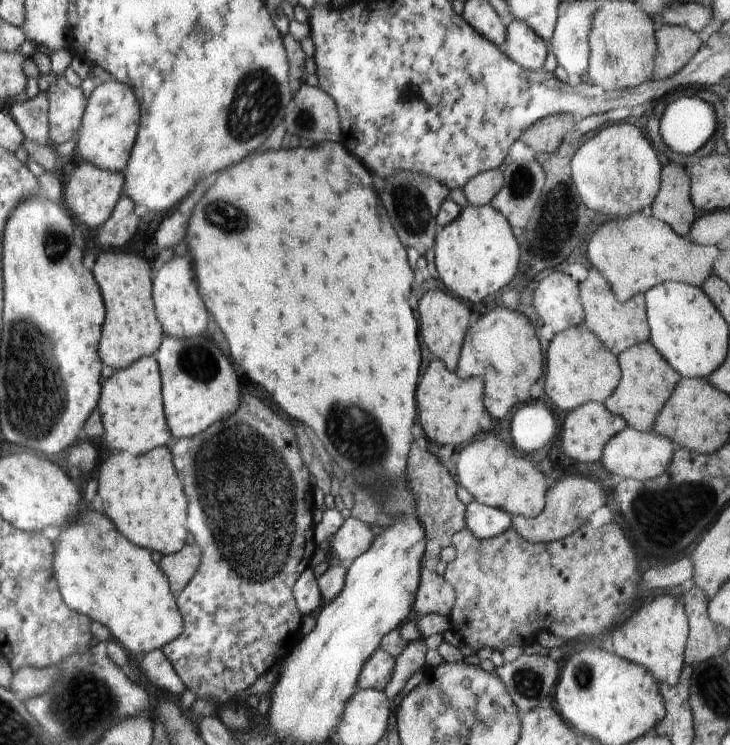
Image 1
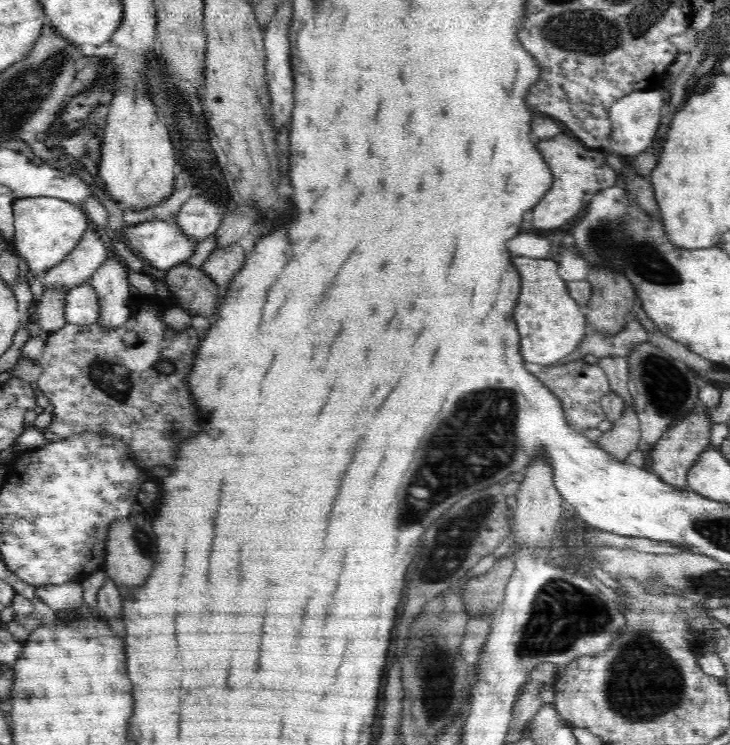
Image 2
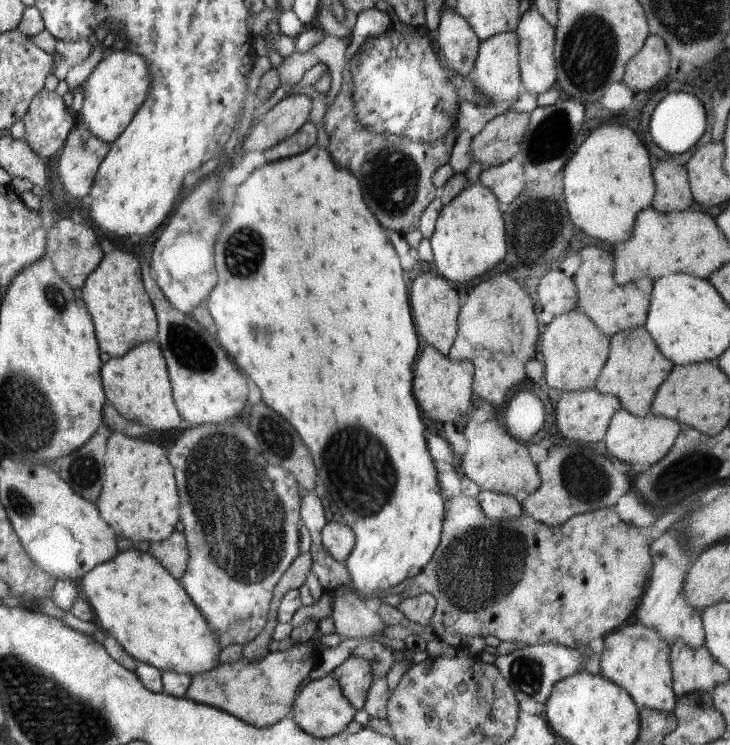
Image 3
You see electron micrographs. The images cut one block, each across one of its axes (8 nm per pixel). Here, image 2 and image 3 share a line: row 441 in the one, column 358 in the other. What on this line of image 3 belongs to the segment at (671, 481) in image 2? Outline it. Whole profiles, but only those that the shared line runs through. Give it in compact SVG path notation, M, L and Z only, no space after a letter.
M350 656L334 669L332 675L338 681L346 700L356 711L362 709L374 680L370 662L364 658Z

